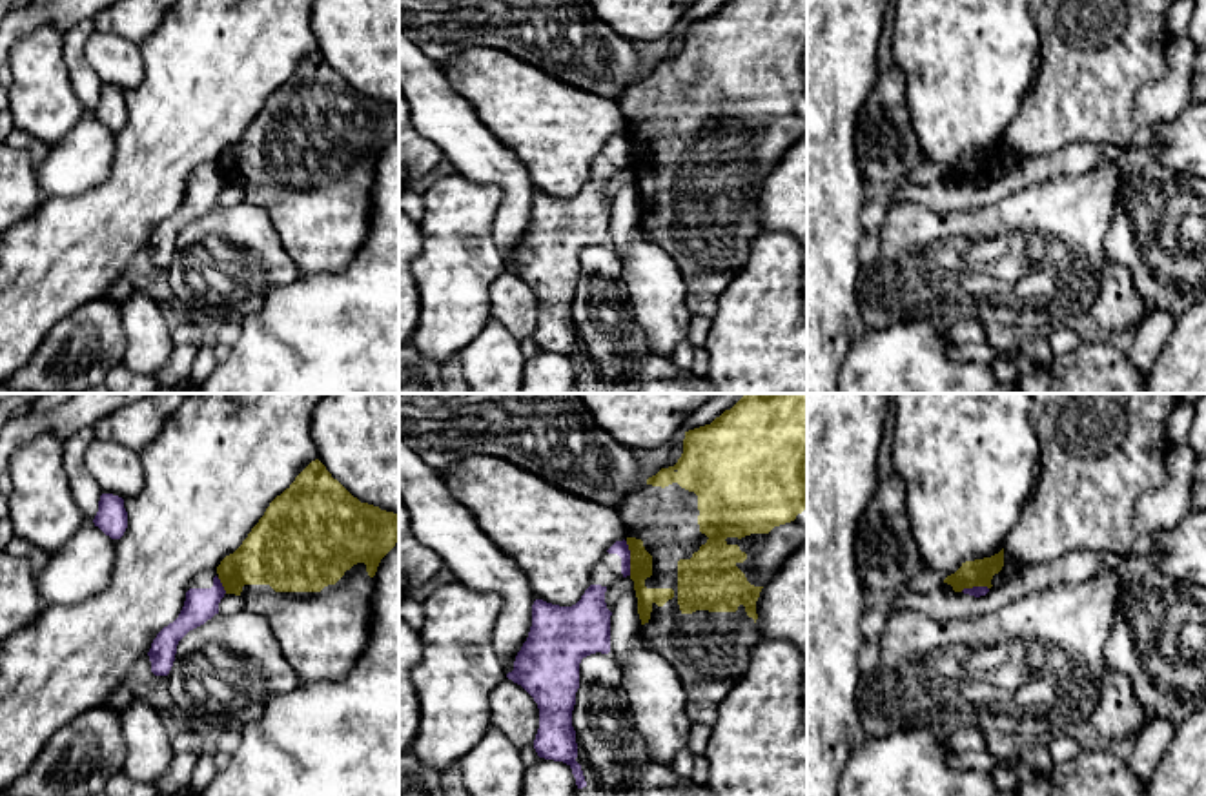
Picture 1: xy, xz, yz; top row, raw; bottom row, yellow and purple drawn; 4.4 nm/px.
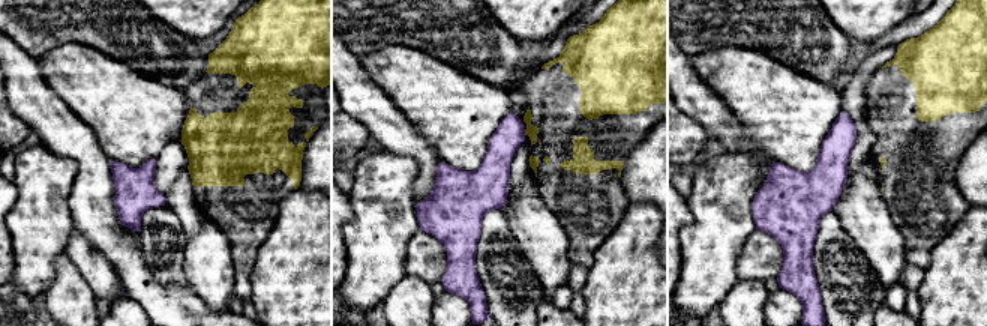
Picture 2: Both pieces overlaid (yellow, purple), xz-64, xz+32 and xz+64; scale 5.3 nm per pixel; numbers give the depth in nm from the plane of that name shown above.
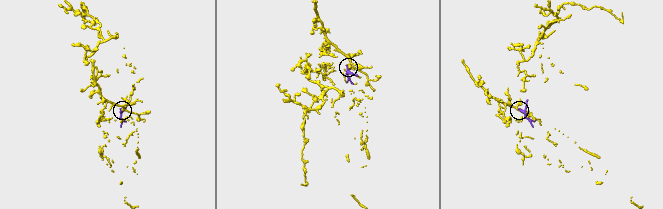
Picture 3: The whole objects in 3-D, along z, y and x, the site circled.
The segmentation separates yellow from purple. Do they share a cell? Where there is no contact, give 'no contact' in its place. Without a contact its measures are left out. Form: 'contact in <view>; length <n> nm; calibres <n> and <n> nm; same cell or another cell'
contact in xz; length 150 nm; calibres 100 and 60 nm; another cell

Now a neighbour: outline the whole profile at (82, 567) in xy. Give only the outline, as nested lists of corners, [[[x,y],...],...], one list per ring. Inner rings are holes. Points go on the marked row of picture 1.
[[[86,523],[35,577],[42,607],[82,603],[109,585],[115,539]]]

